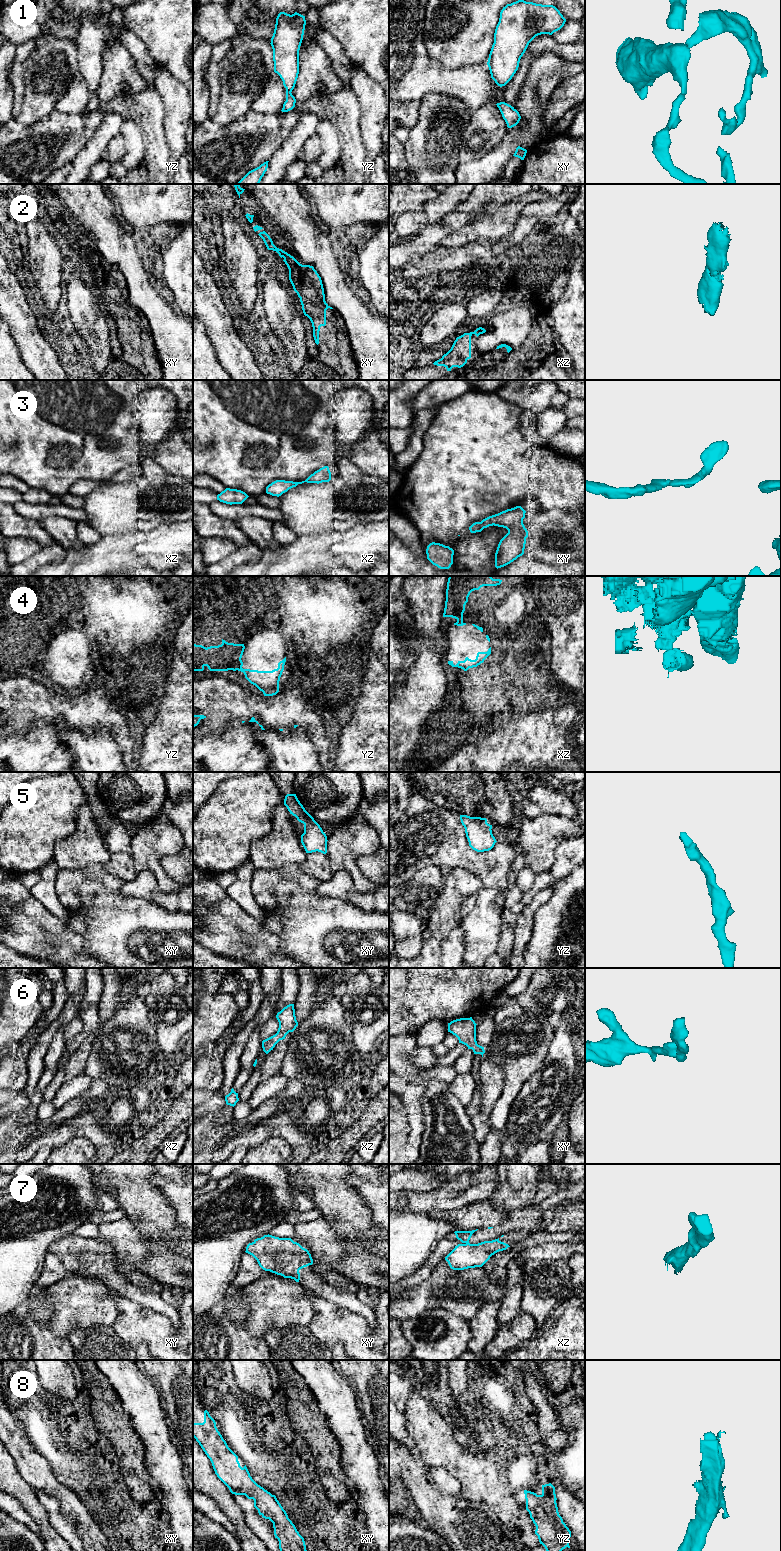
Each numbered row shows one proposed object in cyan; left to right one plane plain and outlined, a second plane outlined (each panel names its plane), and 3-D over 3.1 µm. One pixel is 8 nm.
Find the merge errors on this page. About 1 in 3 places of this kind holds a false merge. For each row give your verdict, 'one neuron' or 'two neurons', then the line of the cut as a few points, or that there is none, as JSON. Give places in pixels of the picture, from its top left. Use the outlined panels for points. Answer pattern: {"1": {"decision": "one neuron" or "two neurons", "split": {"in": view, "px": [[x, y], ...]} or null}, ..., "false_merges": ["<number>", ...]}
{"1": {"decision": "one neuron", "split": null}, "2": {"decision": "one neuron", "split": null}, "3": {"decision": "one neuron", "split": null}, "4": {"decision": "two neurons", "split": {"in": "yz", "px": [[241, 660], [240, 670]]}}, "5": {"decision": "one neuron", "split": null}, "6": {"decision": "one neuron", "split": null}, "7": {"decision": "one neuron", "split": null}, "8": {"decision": "one neuron", "split": null}, "false_merges": ["4"]}

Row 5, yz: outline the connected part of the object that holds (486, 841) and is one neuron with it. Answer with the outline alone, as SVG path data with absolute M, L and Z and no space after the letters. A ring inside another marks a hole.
M460 815L460 820L465 828L469 846L477 851L491 850L497 842L492 834L492 825L487 823L486 818Z

